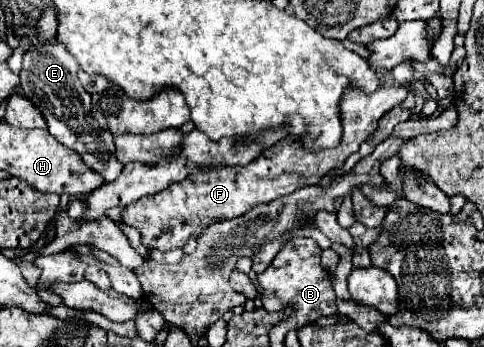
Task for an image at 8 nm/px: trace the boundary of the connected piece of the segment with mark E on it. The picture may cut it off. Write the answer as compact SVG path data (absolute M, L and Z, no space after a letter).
M54 38L54 44L42 44L42 48L32 46L24 54L20 70L20 88L22 94L42 112L48 132L58 138L66 148L76 150L86 164L106 176L106 182L112 182L120 176L122 164L116 160L114 138L110 132L102 132L96 120L90 116L90 94L82 88L78 80L80 64L70 56L64 44Z

